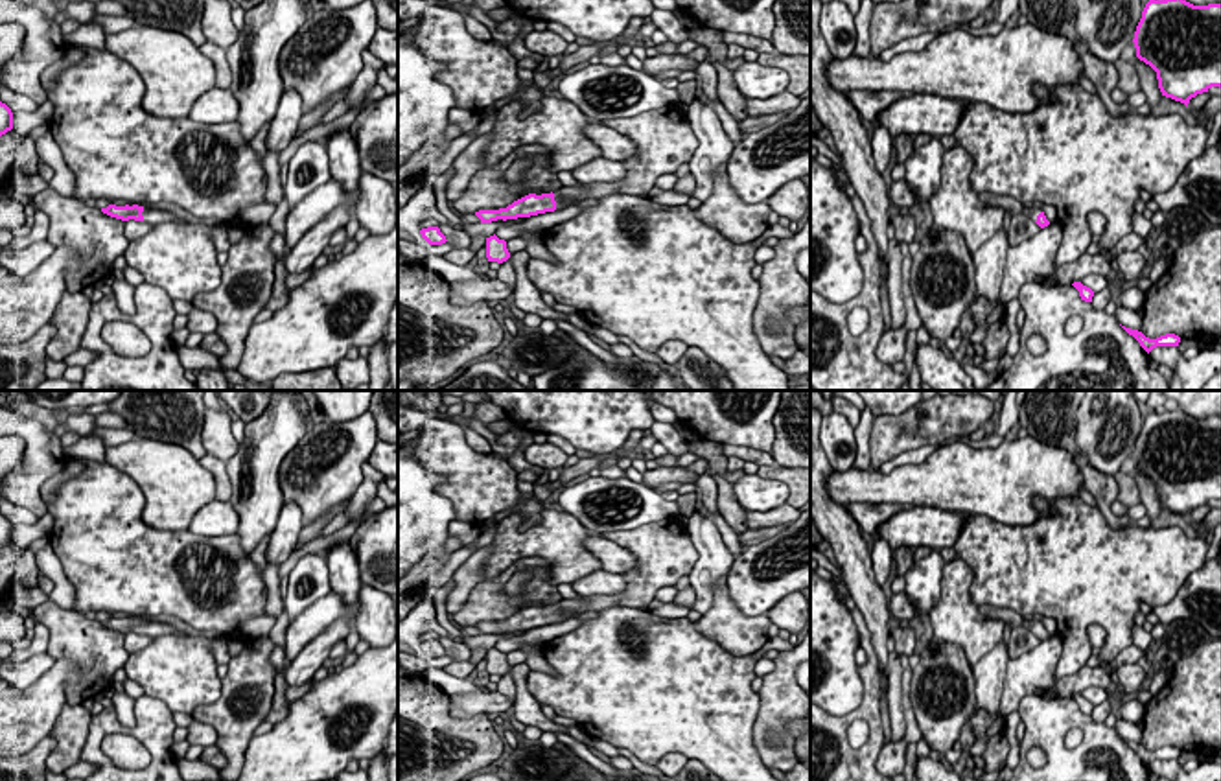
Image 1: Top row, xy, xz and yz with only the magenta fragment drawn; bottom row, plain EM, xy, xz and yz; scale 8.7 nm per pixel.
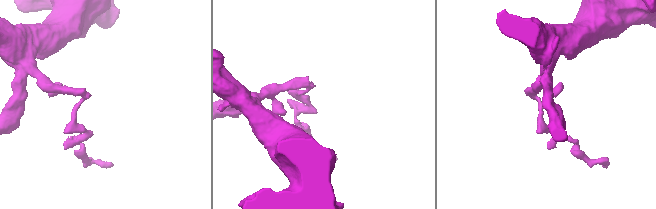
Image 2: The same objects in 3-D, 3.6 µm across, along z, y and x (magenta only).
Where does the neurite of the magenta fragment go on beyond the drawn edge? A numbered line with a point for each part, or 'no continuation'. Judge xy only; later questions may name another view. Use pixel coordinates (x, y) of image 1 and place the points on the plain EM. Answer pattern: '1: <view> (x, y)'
1: xy (153, 629)

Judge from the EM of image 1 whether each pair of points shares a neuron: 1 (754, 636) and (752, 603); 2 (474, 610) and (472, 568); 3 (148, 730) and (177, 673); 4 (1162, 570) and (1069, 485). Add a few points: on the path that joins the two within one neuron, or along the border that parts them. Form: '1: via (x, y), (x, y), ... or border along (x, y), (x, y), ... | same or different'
1: border along (726, 581), (732, 601), (744, 614), (765, 616) | different
2: border along (483, 581), (474, 586), (466, 601), (450, 616) | different
3: border along (146, 693), (159, 699), (172, 713) | different
4: border along (1034, 496), (1043, 496), (1050, 503), (1078, 498) | different

